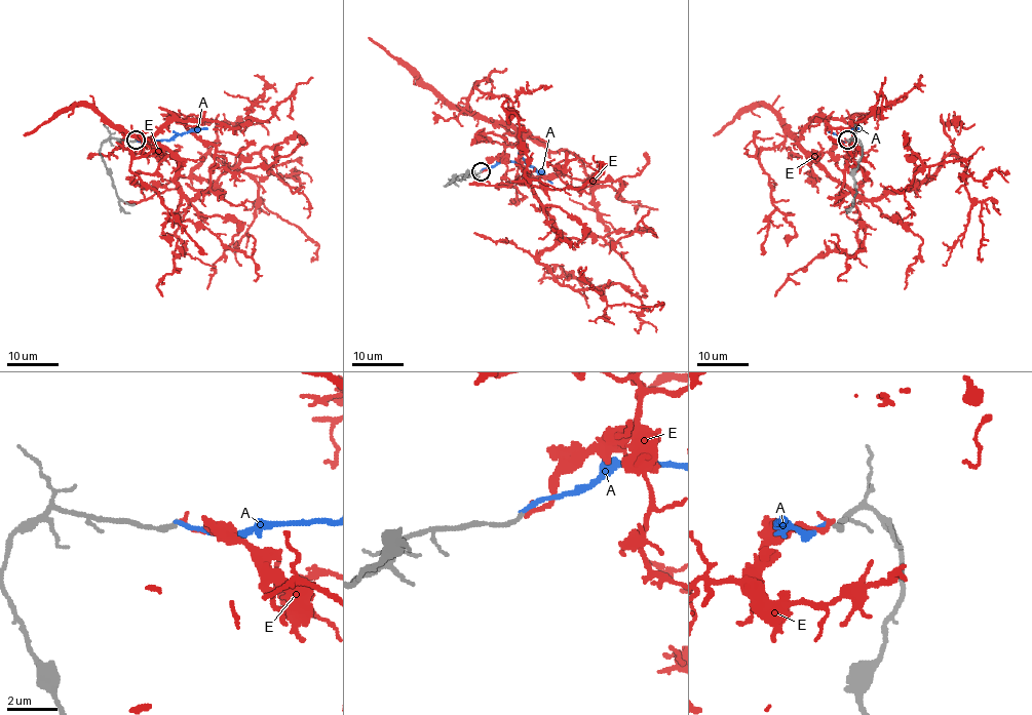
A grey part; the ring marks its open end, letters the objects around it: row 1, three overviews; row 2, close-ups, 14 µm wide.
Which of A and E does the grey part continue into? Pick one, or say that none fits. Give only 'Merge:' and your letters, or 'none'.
Merge: A

